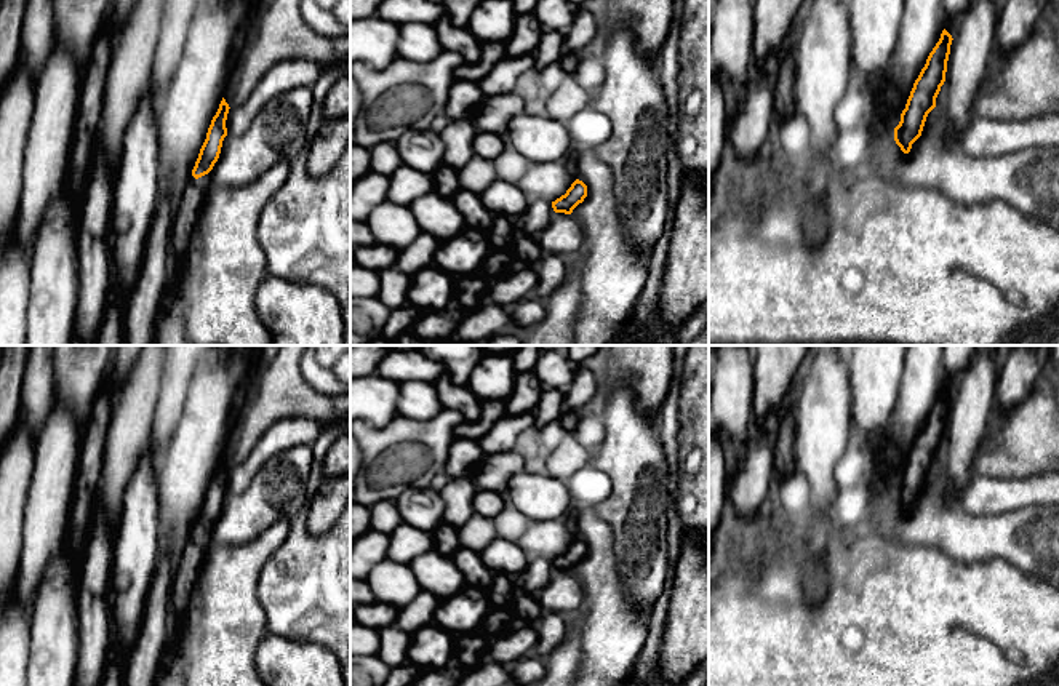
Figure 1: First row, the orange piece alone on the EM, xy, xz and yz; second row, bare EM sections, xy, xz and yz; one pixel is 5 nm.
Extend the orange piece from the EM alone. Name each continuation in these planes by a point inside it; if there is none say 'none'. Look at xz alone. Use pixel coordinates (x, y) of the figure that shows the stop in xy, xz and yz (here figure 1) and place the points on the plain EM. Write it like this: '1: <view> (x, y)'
none

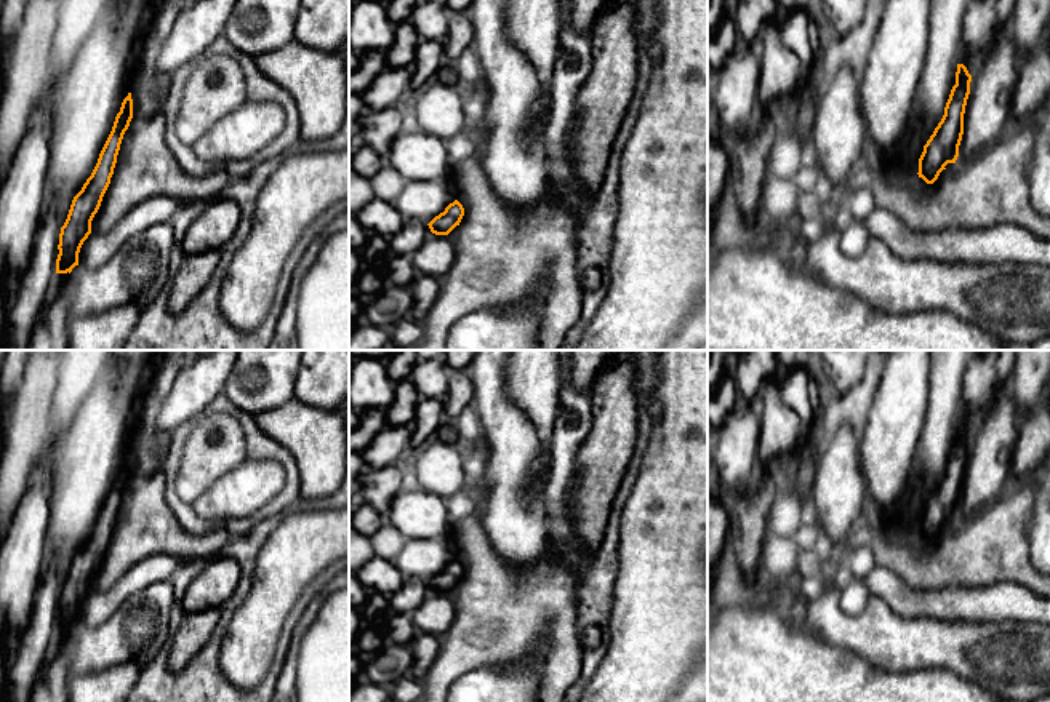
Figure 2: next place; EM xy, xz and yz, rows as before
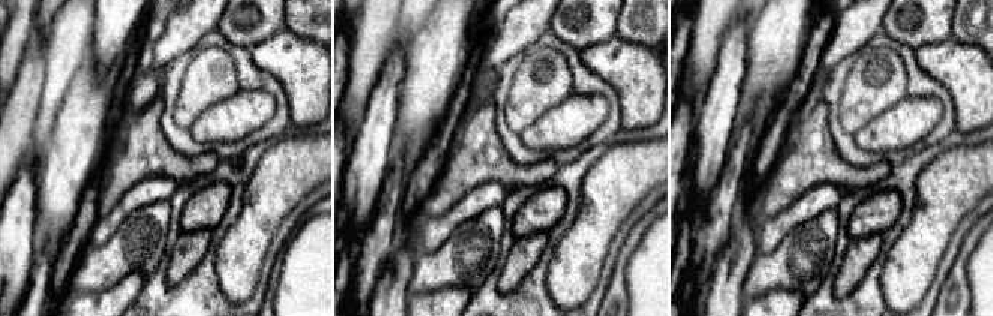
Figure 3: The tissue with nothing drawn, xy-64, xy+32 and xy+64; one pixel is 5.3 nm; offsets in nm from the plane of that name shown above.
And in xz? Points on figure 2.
none

